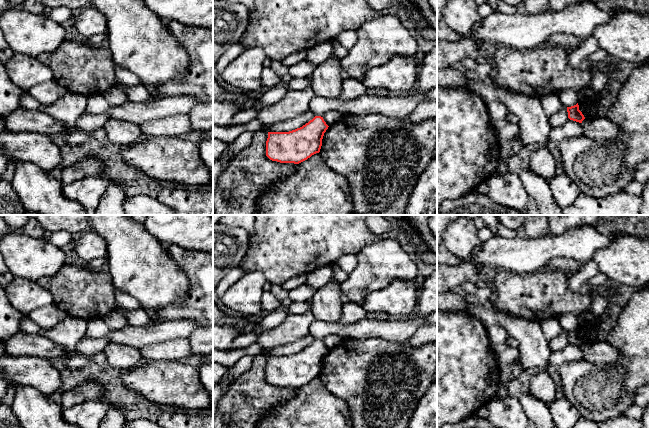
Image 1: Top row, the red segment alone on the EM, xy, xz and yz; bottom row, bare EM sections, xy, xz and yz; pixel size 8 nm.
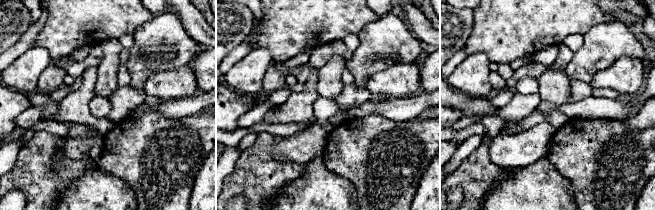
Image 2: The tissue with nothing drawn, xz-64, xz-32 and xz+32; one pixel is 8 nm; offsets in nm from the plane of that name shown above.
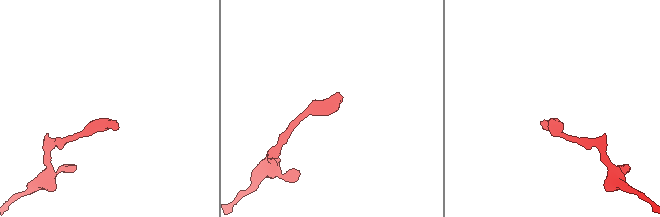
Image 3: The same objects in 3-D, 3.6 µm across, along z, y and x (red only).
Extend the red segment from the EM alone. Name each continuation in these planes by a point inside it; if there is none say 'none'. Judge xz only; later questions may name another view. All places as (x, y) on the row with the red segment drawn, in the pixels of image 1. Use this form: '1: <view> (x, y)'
1: xz (391, 106)

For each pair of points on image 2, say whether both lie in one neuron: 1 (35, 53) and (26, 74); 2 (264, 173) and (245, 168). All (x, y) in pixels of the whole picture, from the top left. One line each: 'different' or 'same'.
1: same
2: same

